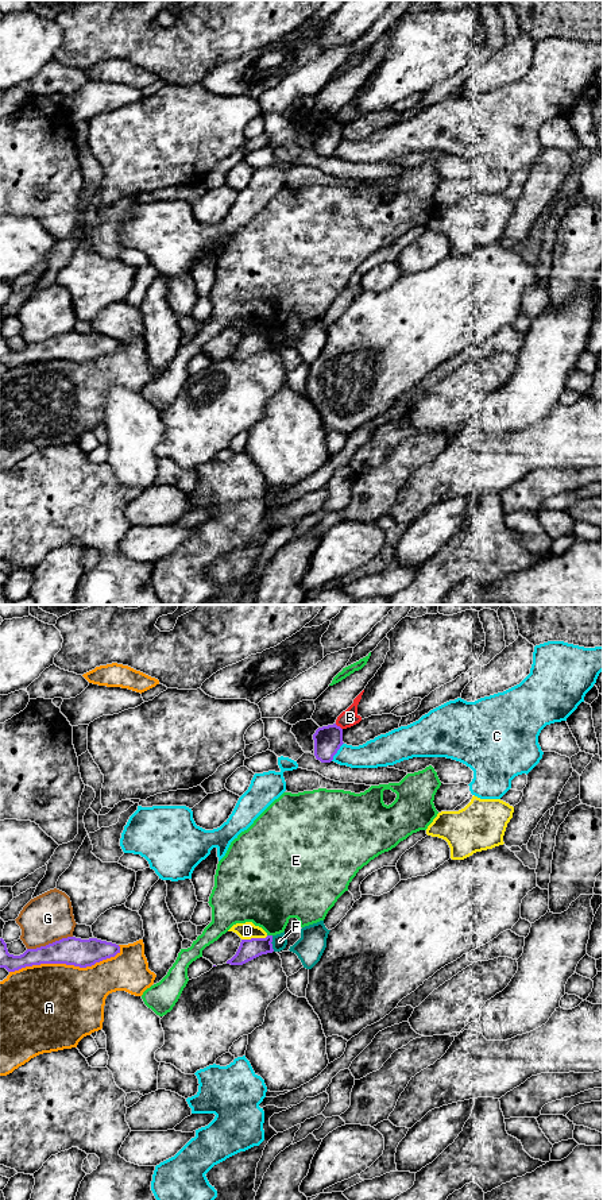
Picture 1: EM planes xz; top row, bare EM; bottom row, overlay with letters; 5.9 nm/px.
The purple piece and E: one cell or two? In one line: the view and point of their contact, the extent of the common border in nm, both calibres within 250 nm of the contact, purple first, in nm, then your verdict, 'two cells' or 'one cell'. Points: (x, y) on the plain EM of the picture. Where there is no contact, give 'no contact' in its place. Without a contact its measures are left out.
xz (270, 331) | 30 nm | 120/380 nm | two cells

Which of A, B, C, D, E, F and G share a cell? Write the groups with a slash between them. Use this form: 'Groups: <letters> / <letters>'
Groups: A / B / C / D / E / F / G

